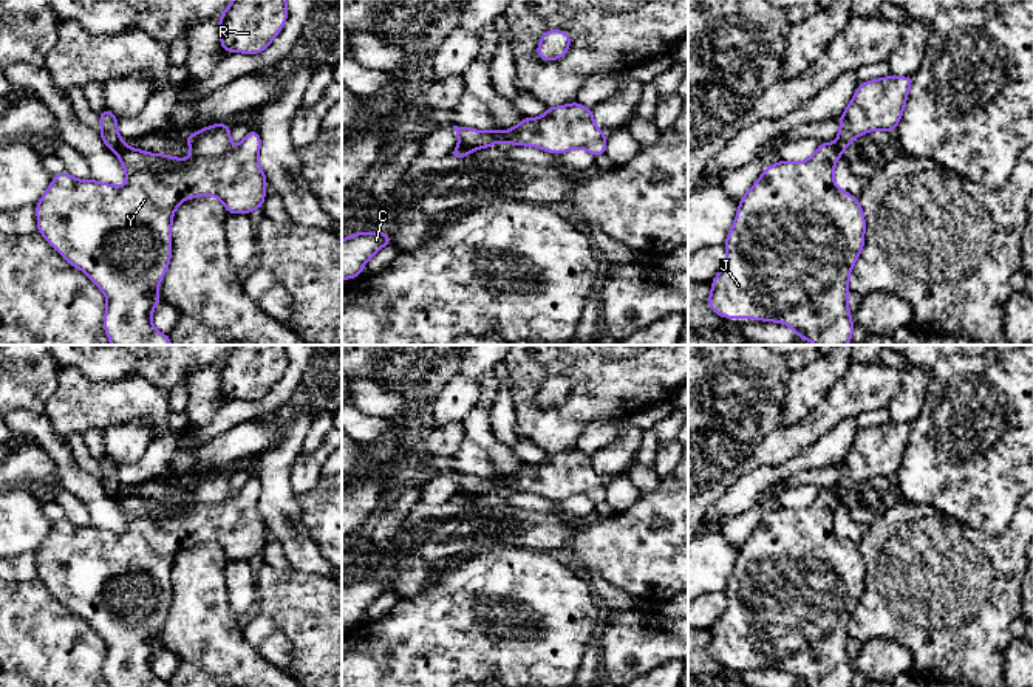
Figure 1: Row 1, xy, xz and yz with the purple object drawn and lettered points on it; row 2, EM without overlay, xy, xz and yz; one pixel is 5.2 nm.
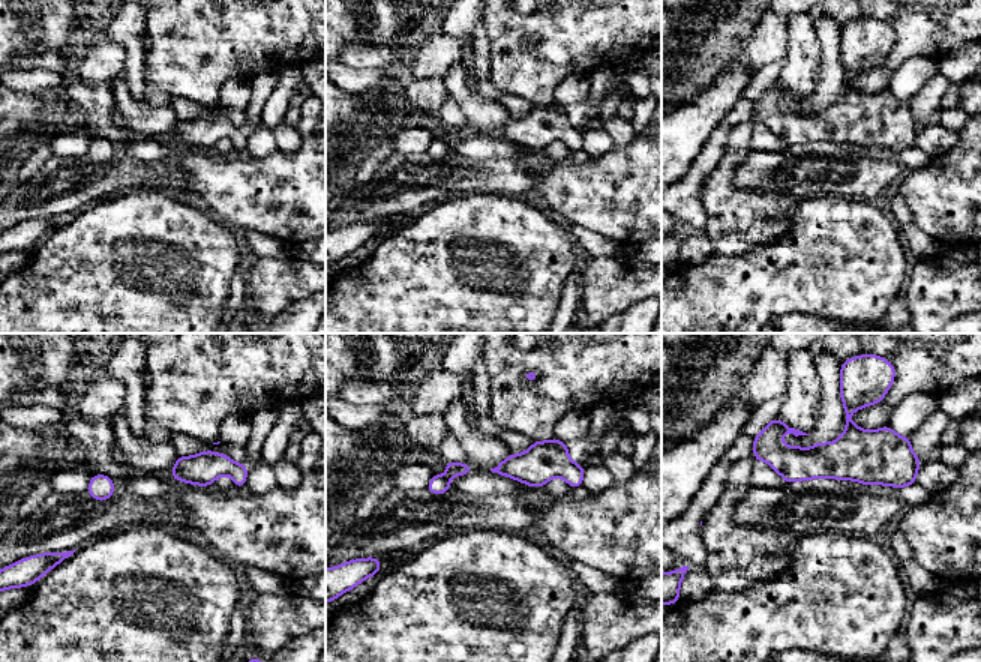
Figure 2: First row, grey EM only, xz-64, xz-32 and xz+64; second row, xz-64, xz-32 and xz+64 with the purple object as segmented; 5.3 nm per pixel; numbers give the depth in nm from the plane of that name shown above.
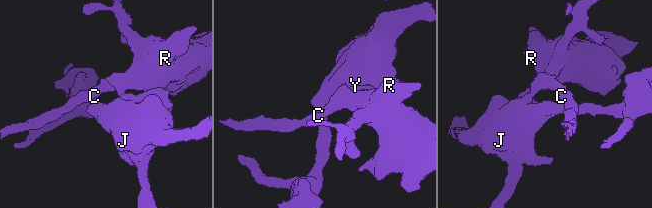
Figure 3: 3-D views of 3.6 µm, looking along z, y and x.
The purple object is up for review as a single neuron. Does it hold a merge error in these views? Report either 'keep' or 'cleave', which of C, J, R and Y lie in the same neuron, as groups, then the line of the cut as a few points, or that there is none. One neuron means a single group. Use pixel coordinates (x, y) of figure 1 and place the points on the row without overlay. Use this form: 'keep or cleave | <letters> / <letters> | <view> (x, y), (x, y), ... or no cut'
cleave | C R / J Y | xz (460, 489), (470, 499)

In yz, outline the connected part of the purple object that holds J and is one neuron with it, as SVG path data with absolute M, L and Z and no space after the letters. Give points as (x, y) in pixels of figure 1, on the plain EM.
M820 489L813 503L806 508L781 506L767 512L739 546L736 565L724 590L725 611L711 627L708 651L714 661L779 668L806 687L852 687L854 668L847 653L849 620L864 593L866 569L858 545L835 531L834 515L840 503L835 490Z

